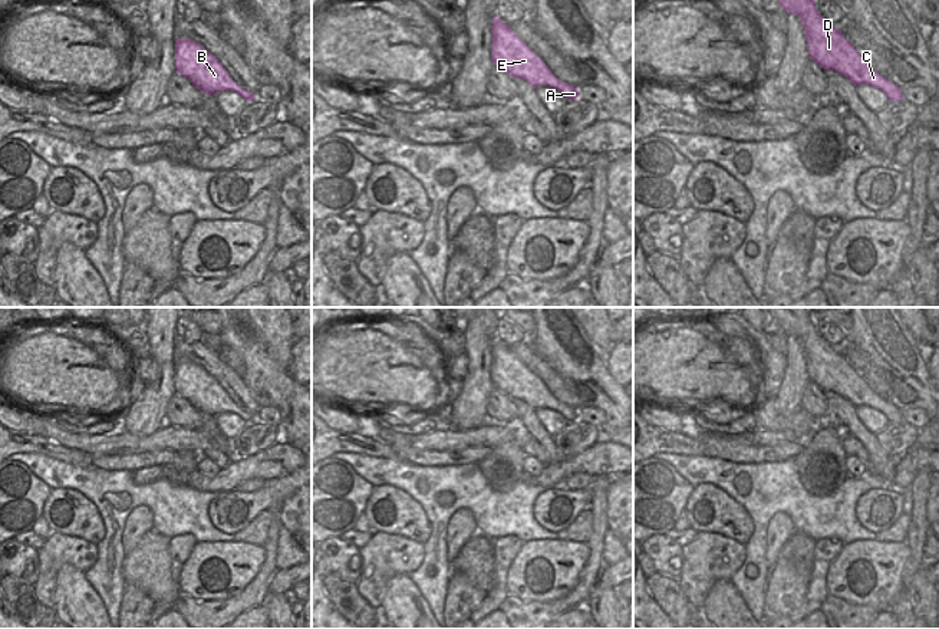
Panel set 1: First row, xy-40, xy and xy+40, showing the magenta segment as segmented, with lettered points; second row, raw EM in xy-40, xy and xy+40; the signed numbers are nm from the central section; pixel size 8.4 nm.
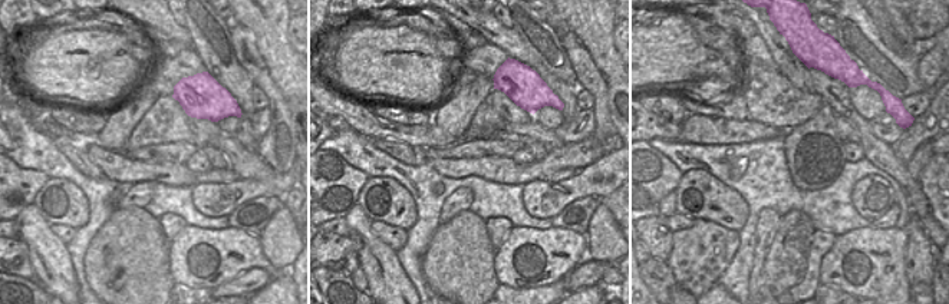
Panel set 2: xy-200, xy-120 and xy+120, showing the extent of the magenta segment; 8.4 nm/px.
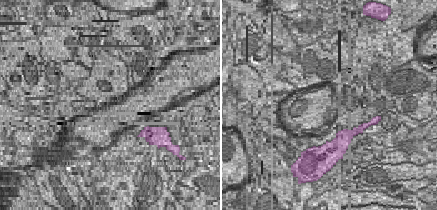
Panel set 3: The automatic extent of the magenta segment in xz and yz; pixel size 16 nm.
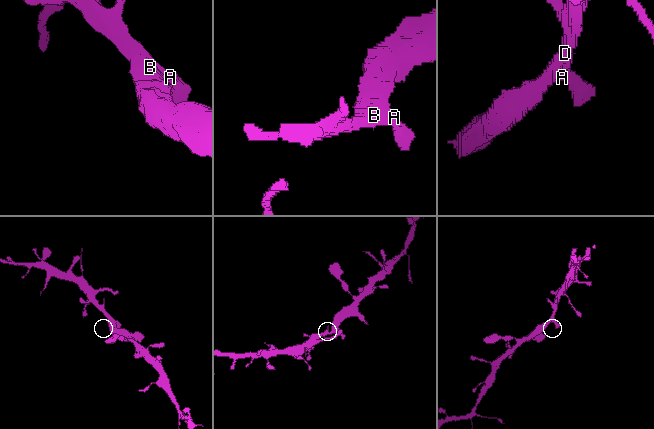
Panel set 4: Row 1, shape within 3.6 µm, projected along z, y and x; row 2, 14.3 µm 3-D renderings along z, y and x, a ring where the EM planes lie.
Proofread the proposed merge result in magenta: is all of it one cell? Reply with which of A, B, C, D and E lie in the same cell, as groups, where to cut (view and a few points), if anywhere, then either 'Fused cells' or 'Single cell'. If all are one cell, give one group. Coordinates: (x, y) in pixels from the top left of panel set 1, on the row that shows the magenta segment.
Groups: A B C D E. No split. Single cell.

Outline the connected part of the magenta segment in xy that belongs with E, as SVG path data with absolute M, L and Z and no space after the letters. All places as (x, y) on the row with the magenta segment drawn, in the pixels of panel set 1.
M498 16L492 17L492 63L511 78L523 79L534 89L553 88L561 92L570 102L579 98L579 89L557 79L546 63L504 23Z

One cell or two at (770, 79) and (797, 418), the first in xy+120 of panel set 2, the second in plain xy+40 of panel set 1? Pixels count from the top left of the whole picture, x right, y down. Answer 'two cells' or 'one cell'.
one cell

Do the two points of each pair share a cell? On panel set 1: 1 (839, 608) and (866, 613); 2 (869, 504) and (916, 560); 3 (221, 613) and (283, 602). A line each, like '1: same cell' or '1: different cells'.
1: same cell
2: different cells
3: different cells

